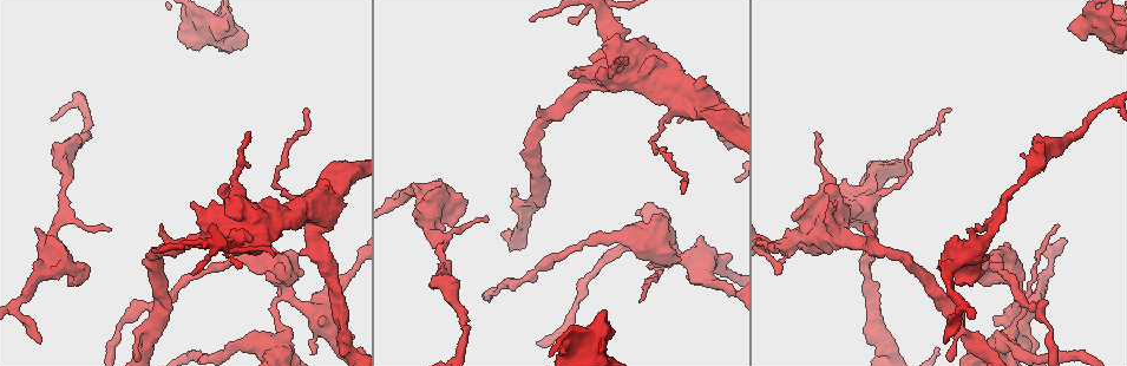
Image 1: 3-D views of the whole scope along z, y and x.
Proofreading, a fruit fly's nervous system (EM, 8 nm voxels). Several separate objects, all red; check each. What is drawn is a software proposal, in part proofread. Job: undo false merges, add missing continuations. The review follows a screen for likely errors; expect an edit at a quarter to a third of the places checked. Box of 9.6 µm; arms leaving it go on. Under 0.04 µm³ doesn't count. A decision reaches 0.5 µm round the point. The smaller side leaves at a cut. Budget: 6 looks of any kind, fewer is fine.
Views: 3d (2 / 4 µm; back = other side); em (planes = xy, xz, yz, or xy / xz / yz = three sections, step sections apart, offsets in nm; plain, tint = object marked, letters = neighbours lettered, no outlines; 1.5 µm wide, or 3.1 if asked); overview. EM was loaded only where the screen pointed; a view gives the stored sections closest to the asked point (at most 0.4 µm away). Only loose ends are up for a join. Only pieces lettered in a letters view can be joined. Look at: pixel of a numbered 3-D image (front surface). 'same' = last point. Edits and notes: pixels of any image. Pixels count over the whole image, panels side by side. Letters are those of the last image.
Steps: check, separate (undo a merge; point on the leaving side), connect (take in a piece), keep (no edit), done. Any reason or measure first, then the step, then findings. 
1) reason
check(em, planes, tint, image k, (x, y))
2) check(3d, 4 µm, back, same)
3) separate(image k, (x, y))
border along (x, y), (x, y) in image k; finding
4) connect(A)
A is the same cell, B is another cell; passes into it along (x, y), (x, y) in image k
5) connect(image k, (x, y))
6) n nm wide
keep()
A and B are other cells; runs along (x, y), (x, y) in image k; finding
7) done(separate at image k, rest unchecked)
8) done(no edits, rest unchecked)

branch point
check(em, xy, step 8, tint, image 1, (283, 295))

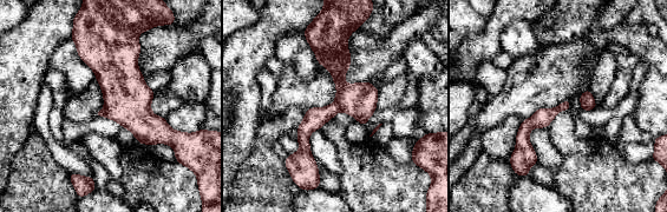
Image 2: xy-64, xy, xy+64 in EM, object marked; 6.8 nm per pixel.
check(em, planes, letters, same)

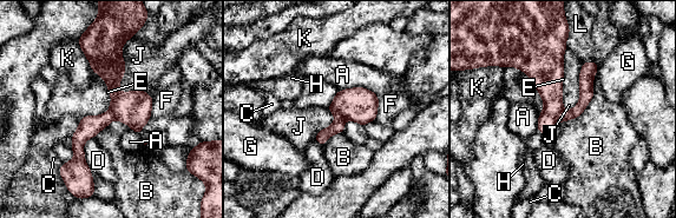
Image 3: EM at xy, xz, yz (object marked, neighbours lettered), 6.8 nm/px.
J touches over 400 nm
separate(image 3, (338, 126))
A, B, C, D, E, F, G, H, J, K and L are other cells; the part that leaves runs along (109, 114), (79, 139), (85, 179) in image 3; two cells meet here

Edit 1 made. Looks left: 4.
calibre changes
check(3d, 4 µm, image 1, (993, 226))

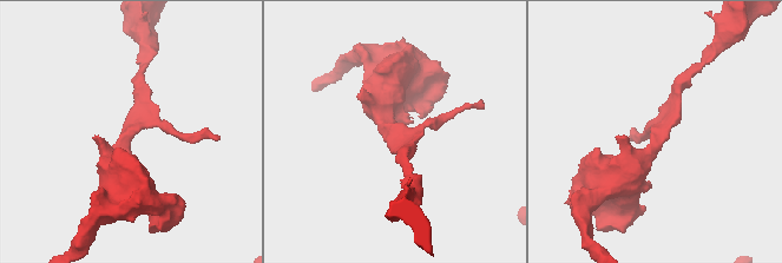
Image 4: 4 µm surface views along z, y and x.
check(em, planes, letters, image 4, (395, 134))

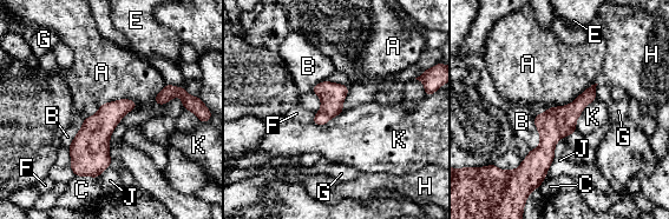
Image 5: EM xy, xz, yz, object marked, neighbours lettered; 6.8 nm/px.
keep()
A, B, C, E, F, G, H, J and K are other cells; runs along (592, 88), (550, 133), (538, 174) in image 5; continuous, no second cell

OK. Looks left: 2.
free end
check(em, planes, tint, image 1, (38, 341))

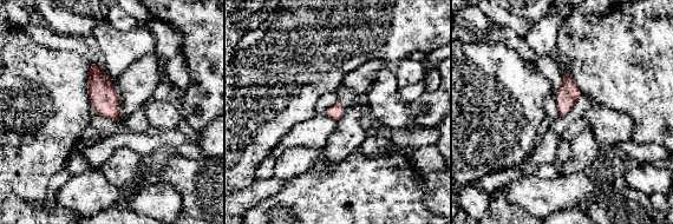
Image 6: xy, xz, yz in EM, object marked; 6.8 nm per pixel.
see the neighbours
check(em, planes, letters, same)

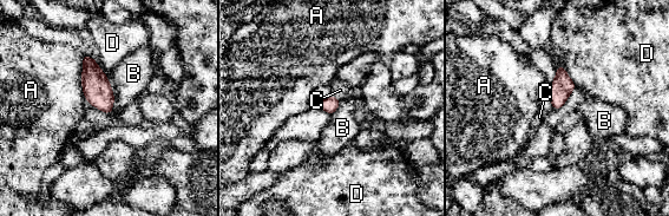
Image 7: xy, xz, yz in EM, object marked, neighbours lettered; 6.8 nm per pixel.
connect(C)
C is the same cell, A, B and D are other cells; passes into it along (330, 104), (336, 98), (340, 90) in image 7; it goes on there

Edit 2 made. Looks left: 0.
done(separate at image 3, connect at image 7, rest unchecked)

